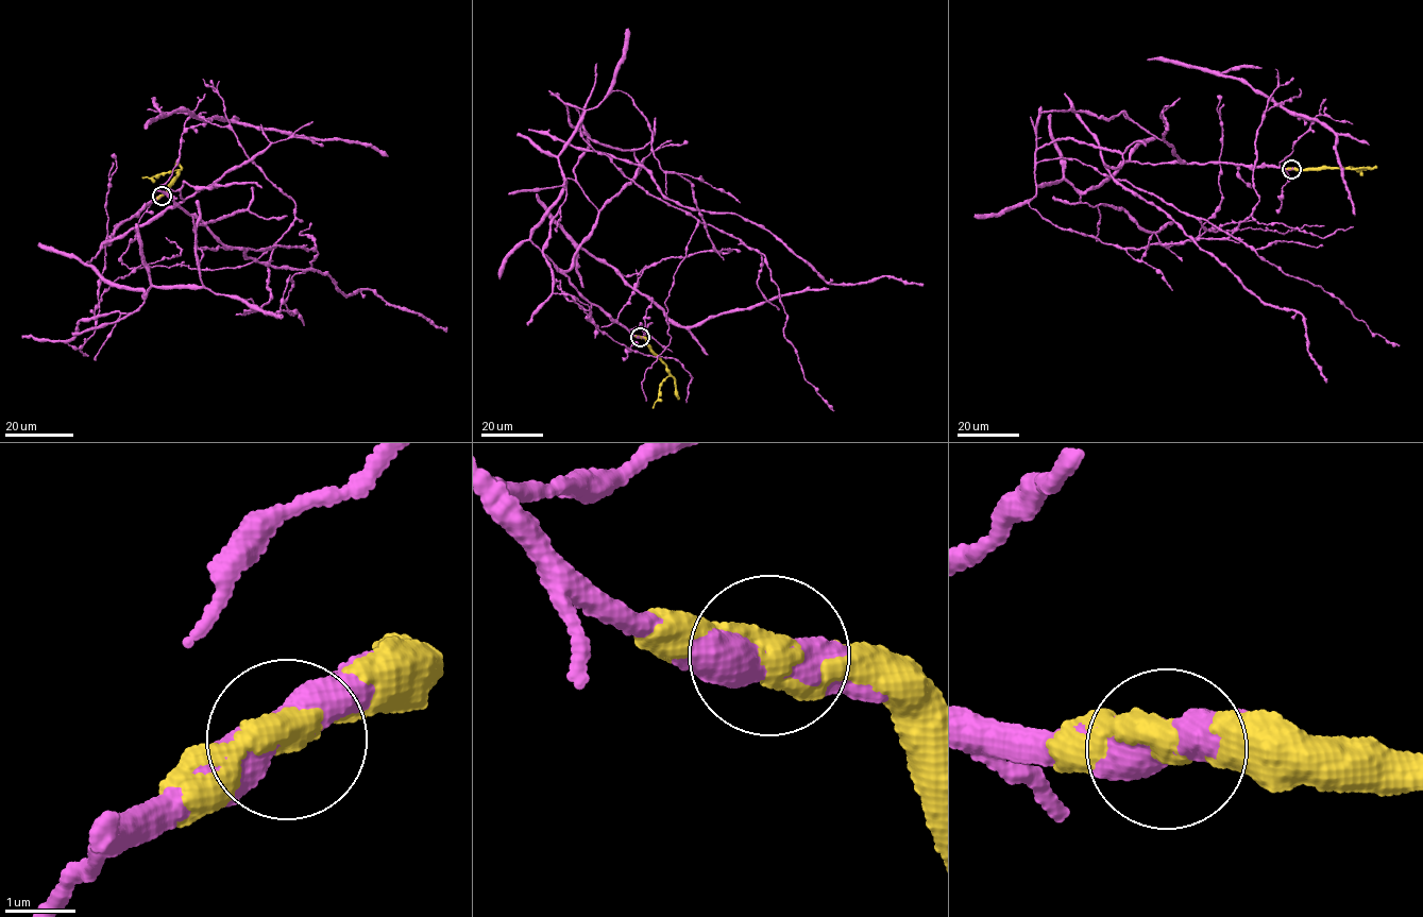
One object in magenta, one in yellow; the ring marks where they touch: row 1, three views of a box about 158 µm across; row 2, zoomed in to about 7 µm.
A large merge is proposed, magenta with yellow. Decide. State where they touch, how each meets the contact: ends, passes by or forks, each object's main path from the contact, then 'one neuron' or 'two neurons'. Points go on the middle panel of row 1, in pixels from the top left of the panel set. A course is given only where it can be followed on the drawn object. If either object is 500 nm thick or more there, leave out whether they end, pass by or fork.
at (640, 337); magenta runs (639, 337), (530, 240), (563, 187), (574, 105), (624, 174), (764, 255), (784, 338), (833, 410); yellow runs (639, 337), (645, 339), (670, 374), (661, 384), (654, 408); one neuron

